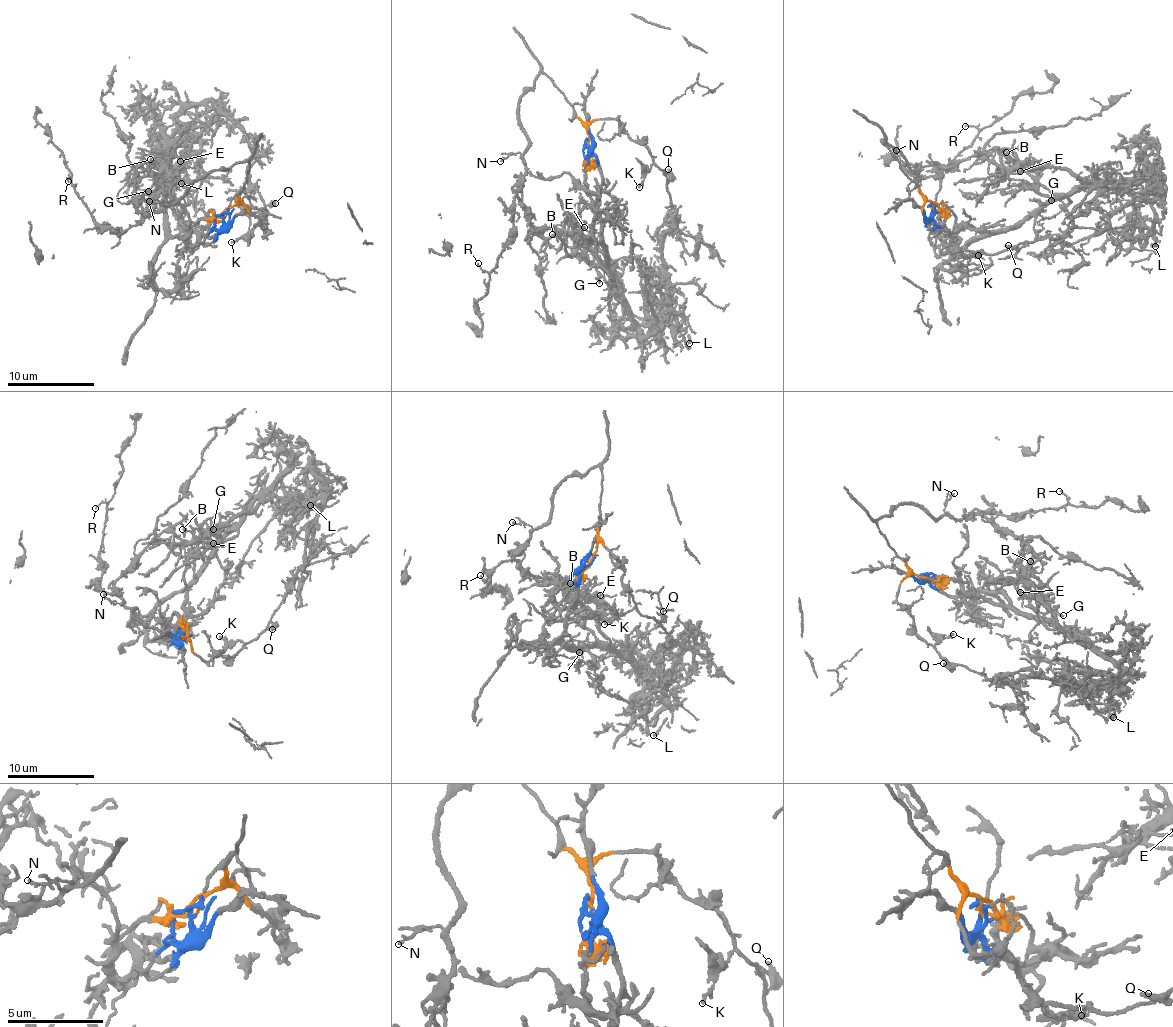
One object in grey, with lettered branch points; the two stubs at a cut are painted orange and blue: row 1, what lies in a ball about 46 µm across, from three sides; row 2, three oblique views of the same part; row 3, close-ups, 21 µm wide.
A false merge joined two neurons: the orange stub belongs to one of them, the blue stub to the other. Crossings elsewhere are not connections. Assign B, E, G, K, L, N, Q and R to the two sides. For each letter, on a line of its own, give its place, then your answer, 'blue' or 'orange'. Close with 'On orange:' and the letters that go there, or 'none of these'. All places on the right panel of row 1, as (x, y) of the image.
B: place (1006, 152); blue
E: place (1020, 171); blue
G: place (1051, 200); blue
K: place (978, 255); orange
L: place (1155, 246); blue
N: place (896, 150); orange
Q: place (1008, 245); orange
R: place (965, 126); orange
On orange: K, N, Q, R

